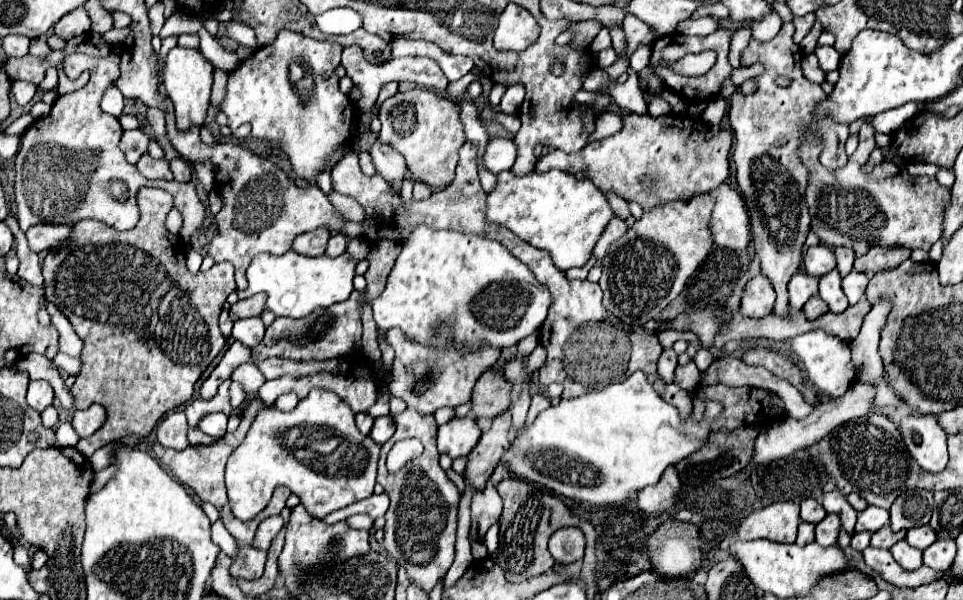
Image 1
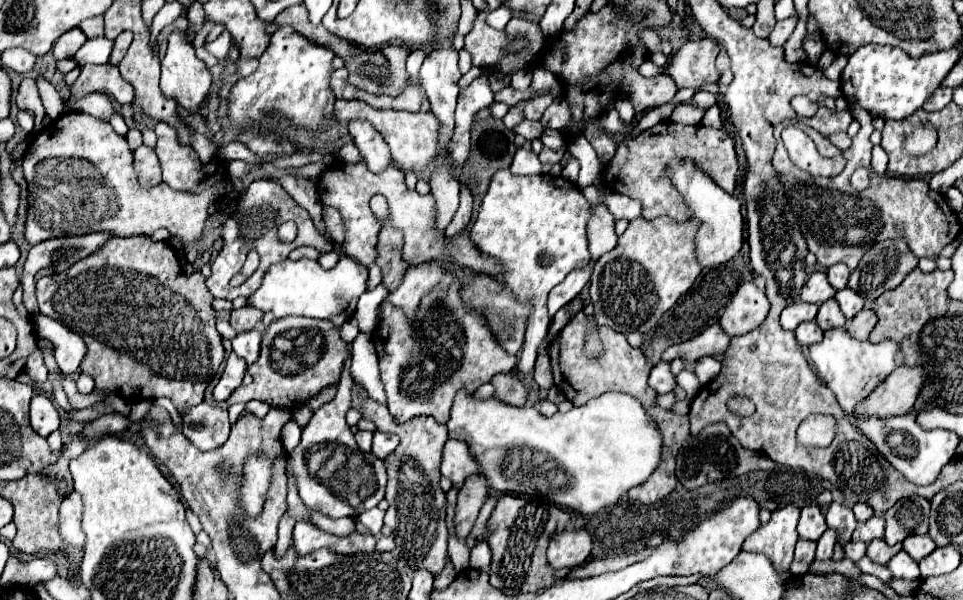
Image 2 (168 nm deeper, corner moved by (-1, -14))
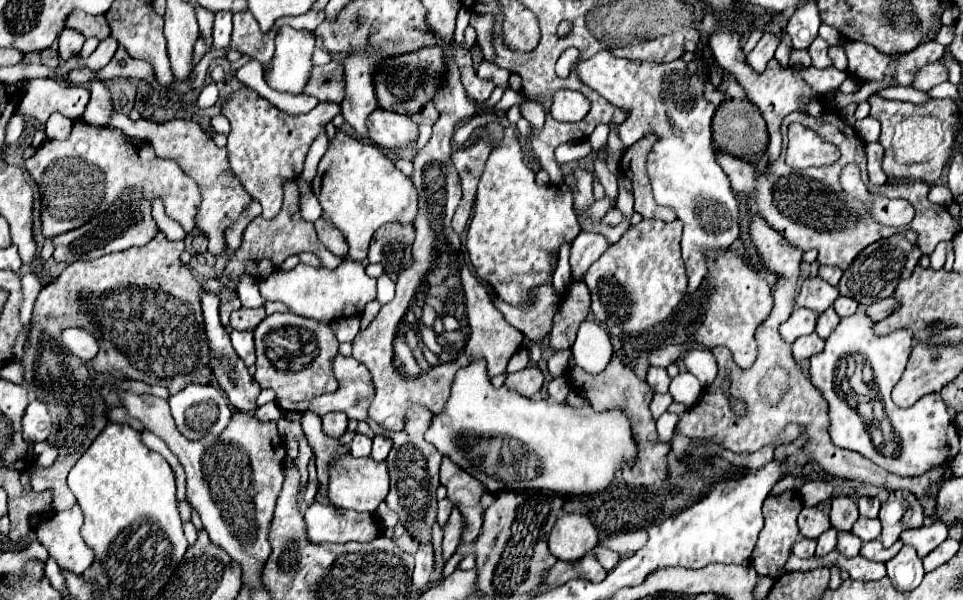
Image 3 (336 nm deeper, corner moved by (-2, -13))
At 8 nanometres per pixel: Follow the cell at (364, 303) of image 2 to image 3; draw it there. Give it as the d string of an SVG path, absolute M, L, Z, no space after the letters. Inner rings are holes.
M383 273L377 279L377 297L375 297L375 301L385 305L385 303L389 303L393 299L393 295L395 295L395 281L387 273Z

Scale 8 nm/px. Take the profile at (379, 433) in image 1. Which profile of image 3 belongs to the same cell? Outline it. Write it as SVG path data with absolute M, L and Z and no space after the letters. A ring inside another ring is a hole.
M377 435L373 439L373 451L371 451L371 457L375 461L385 461L387 455L391 451L391 439L389 437L383 437L383 435Z

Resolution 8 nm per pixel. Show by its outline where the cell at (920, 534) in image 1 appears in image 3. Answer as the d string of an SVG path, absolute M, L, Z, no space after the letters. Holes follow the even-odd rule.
M925 523L919 529L907 529L901 535L901 541L905 545L915 547L917 555L923 559L927 553L931 553L935 547L939 547L947 539L947 527L945 523Z

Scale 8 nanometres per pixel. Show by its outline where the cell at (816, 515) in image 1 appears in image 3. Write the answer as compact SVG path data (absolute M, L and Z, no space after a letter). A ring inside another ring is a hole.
M803 507L799 513L799 533L809 539L817 539L823 531L831 527L829 517L823 515L817 507Z

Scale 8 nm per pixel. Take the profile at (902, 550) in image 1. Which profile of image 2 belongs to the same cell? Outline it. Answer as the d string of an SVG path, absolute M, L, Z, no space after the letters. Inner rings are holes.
M900 550L894 558L890 558L886 566L890 568L894 578L902 578L902 580L918 580L920 578L918 562L912 560L908 556L908 552L904 552L904 550Z

